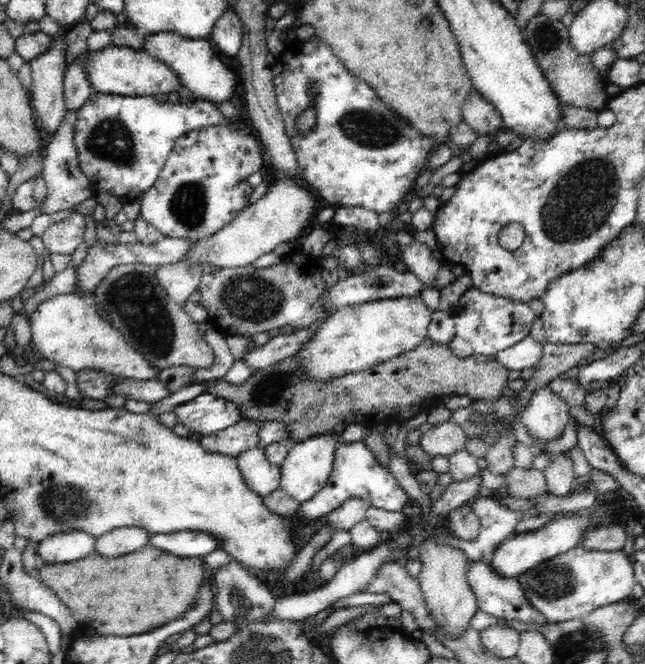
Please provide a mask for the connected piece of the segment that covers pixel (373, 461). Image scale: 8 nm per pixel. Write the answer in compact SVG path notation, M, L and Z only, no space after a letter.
M364 440L346 443L340 442L336 447L333 469L328 480L311 500L303 502L298 512L292 516L298 520L318 520L337 510L344 502L351 499L362 499L370 502L370 507L387 512L401 512L411 499L408 493L398 485L390 469L380 465L374 454L364 443Z

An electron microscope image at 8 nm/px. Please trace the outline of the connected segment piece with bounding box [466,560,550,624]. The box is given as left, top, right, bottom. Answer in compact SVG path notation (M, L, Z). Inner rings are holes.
M478 560L478 562L470 562L468 570L466 570L466 577L468 577L468 583L473 590L475 597L477 598L479 609L490 616L496 618L506 618L508 620L516 618L516 620L522 620L522 622L529 622L534 624L546 624L547 618L538 612L528 602L522 585L518 583L517 578L507 578L497 574L489 564L489 561Z

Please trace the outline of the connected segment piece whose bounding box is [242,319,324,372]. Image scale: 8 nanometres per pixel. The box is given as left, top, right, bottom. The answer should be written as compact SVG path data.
M324 319L315 320L309 327L295 330L291 335L274 332L269 341L262 346L248 345L244 355L247 366L254 372L269 367L288 357L294 357L304 344L312 340Z

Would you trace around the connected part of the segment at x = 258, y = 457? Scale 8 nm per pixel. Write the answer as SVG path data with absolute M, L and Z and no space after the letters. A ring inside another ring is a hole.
M264 447L251 448L236 455L242 478L246 486L264 498L279 488L281 467L268 462L264 454Z

